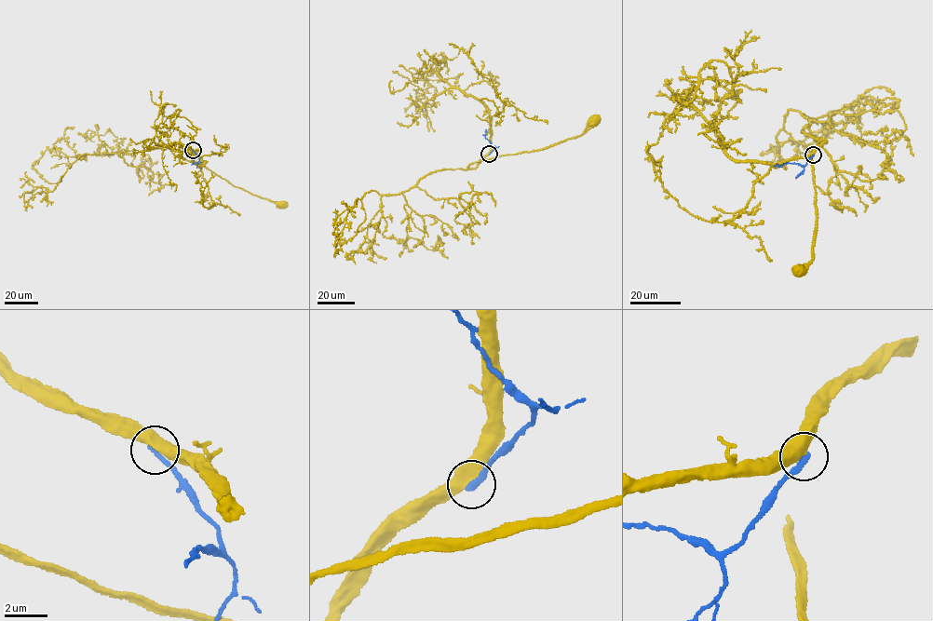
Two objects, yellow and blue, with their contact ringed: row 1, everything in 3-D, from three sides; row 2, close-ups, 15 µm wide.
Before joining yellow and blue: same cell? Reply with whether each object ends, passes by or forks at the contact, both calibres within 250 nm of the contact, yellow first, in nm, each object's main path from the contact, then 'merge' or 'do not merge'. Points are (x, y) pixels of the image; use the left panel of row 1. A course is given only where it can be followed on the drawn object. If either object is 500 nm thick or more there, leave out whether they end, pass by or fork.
500 nm thick on the yellow side, 280 nm on the other; yellow runs (193, 150), (178, 143), (172, 143), (170, 149), (177, 156), (205, 166), (234, 185), (282, 205); blue runs (193, 150), (197, 157), (194, 161), (196, 164); do not merge

